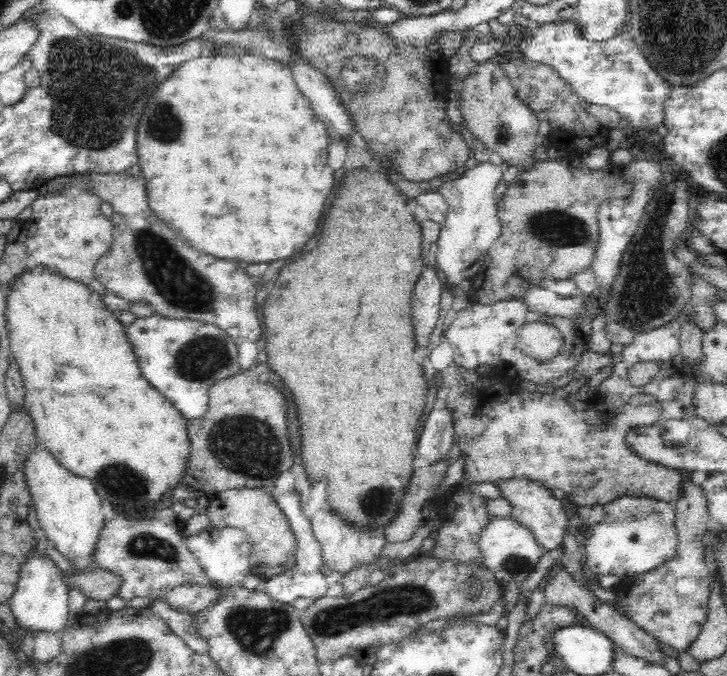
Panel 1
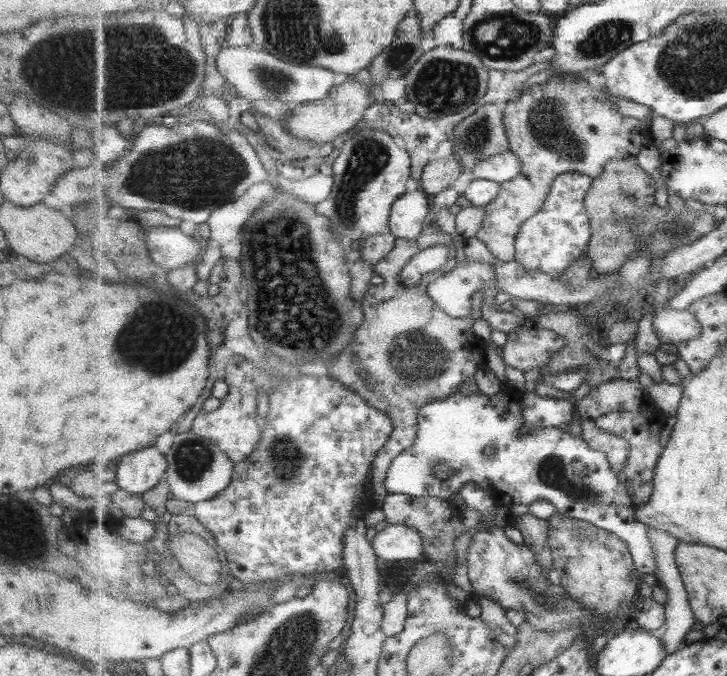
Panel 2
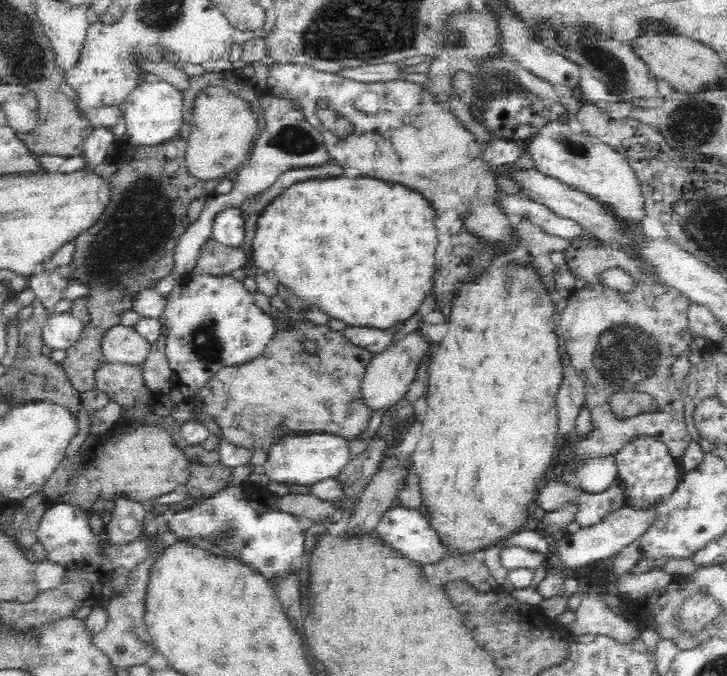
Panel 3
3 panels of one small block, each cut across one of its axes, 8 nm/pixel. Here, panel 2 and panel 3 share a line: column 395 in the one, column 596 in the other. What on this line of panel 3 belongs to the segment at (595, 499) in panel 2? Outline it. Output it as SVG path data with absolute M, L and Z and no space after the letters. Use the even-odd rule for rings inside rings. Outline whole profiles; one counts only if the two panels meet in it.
M614 457L599 459L588 459L579 466L576 474L571 474L572 463L567 463L562 471L562 477L566 483L573 487L579 487L582 491L590 494L604 492L612 483L617 480L616 461Z

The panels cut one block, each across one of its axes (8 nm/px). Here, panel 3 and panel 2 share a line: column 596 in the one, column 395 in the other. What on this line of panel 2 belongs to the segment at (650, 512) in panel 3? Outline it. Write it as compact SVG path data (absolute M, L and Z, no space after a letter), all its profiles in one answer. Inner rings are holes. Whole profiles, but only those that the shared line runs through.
M388 524L383 531L377 533L372 545L378 557L386 561L417 561L425 551L422 532L406 524Z

